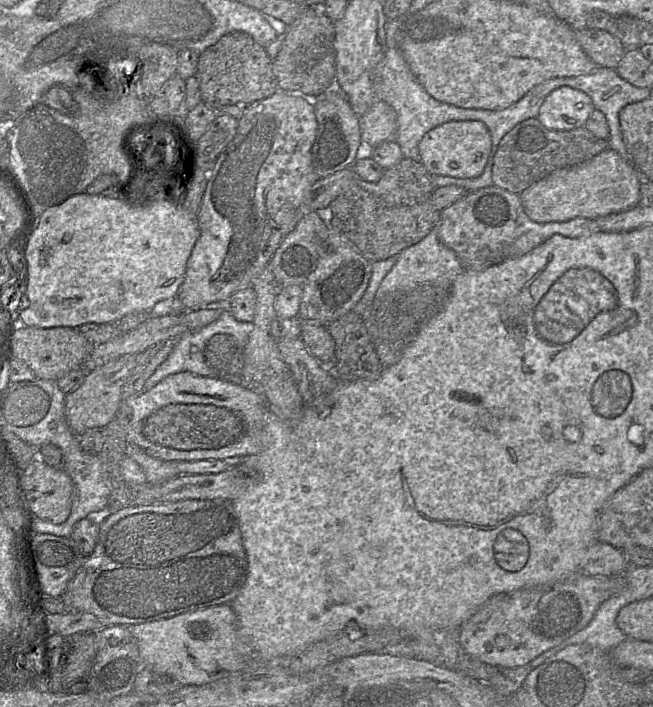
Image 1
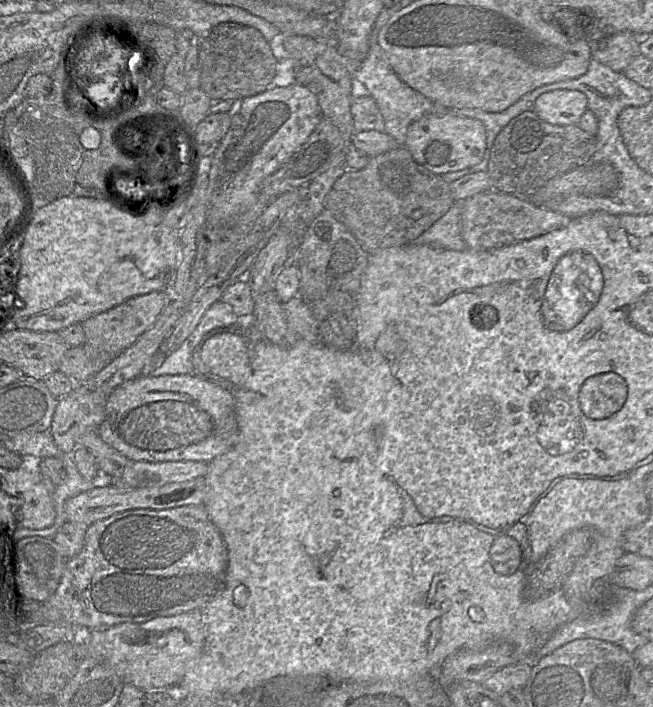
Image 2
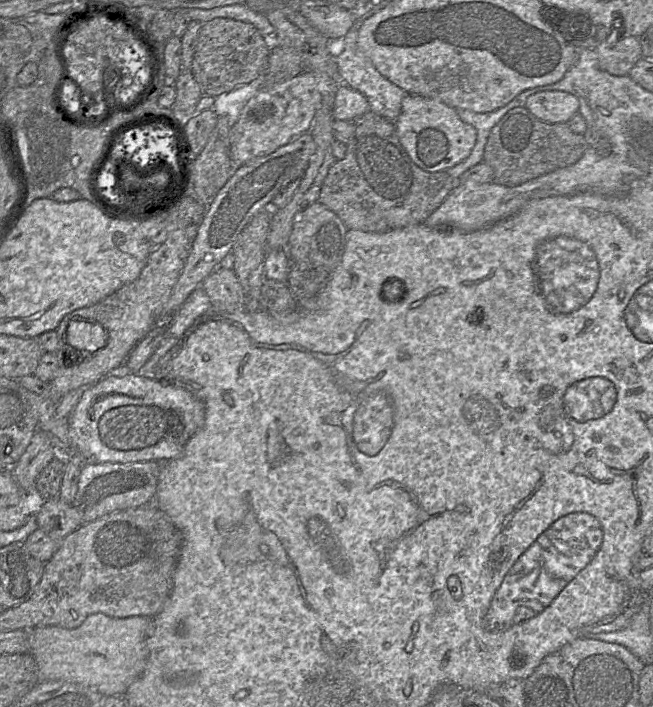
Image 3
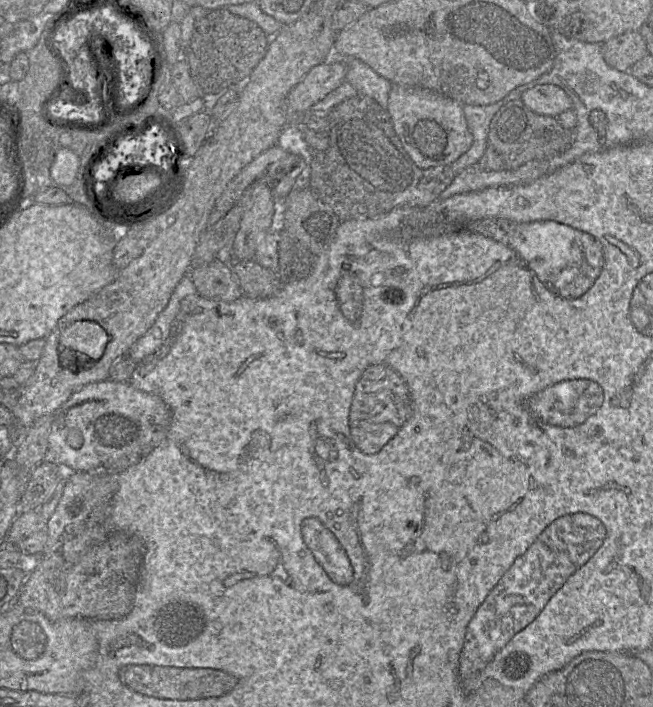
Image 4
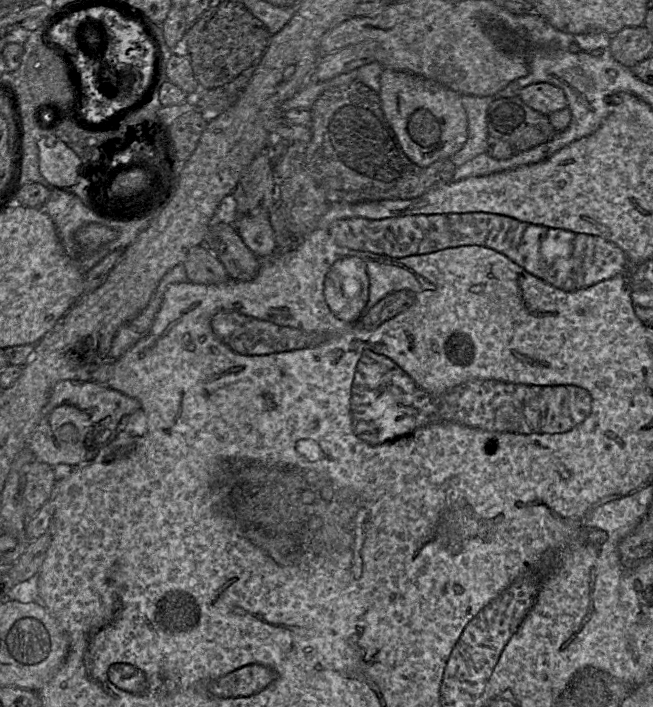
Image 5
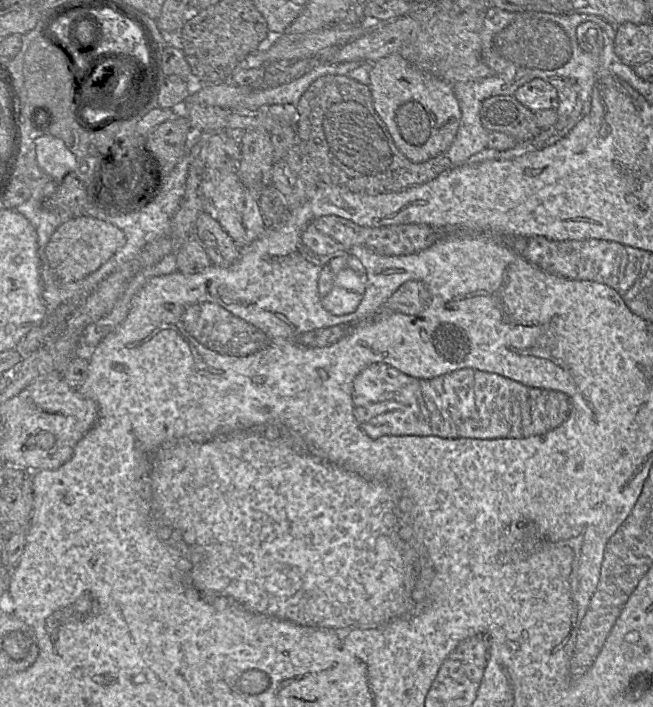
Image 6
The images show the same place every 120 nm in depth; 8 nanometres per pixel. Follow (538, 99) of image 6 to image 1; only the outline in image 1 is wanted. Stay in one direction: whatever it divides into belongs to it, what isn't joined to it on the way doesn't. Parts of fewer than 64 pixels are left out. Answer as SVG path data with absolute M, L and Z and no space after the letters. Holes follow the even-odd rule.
M563 86L545 98L536 119L550 130L570 131L583 127L594 109L587 94Z

